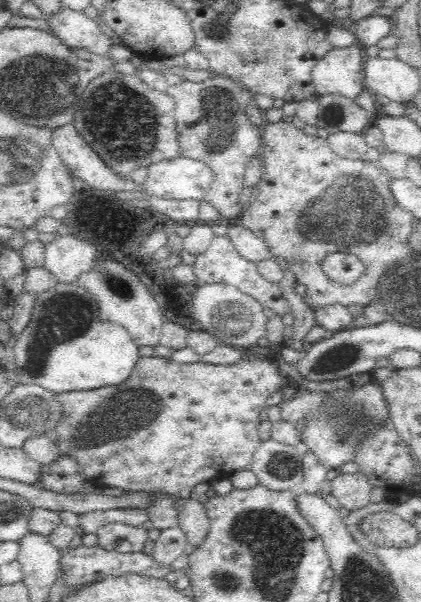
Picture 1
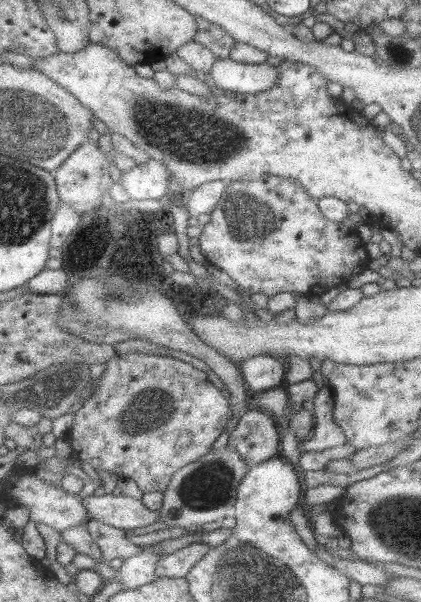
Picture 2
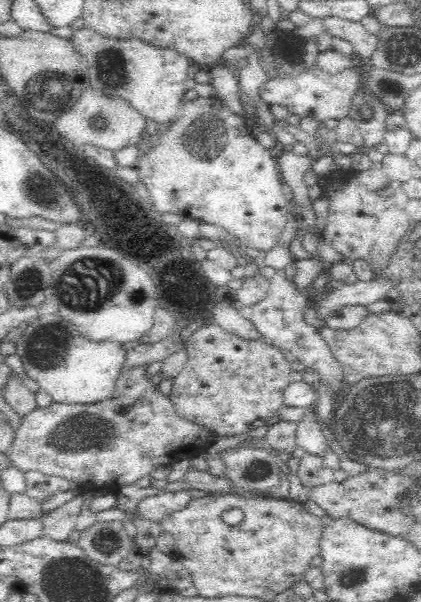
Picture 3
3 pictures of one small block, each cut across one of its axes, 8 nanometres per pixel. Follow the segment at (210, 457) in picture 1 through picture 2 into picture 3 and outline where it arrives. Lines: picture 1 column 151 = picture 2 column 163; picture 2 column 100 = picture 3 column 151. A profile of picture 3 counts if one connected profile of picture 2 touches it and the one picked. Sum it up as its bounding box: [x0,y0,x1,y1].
[6,366,215,490]

